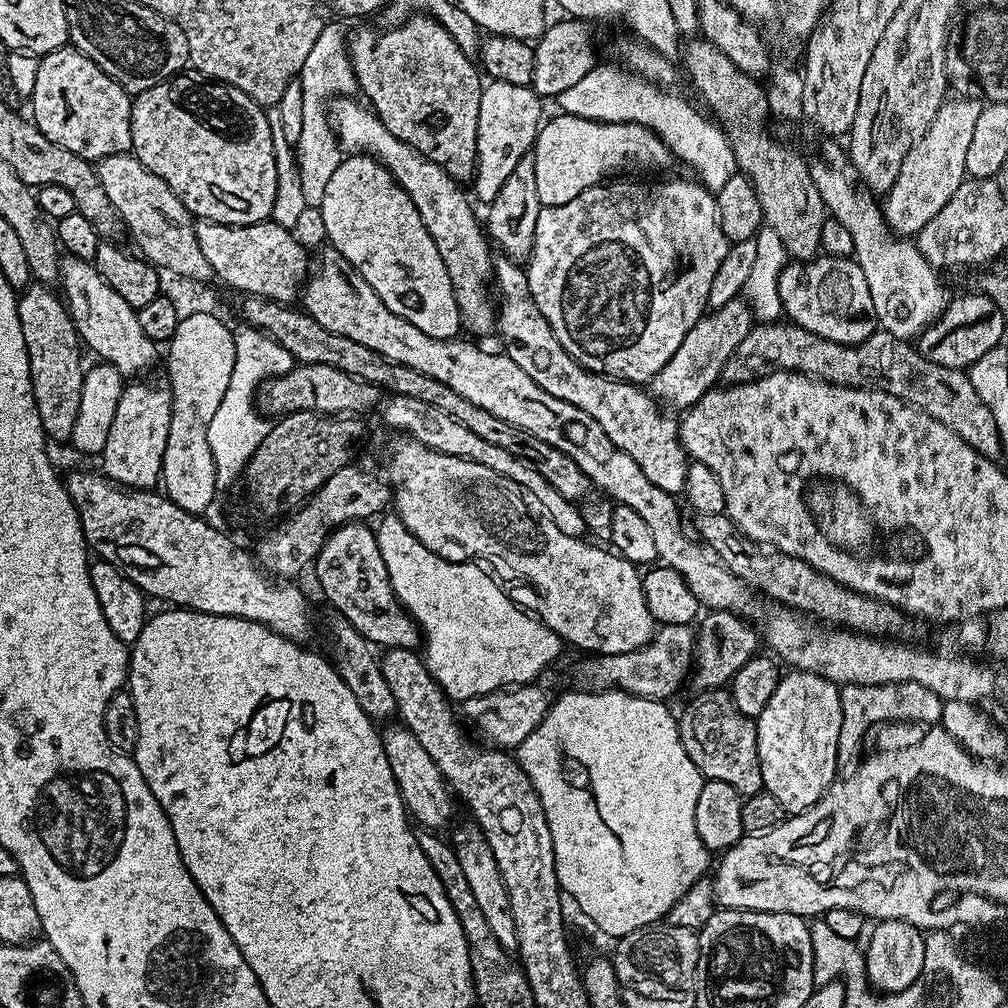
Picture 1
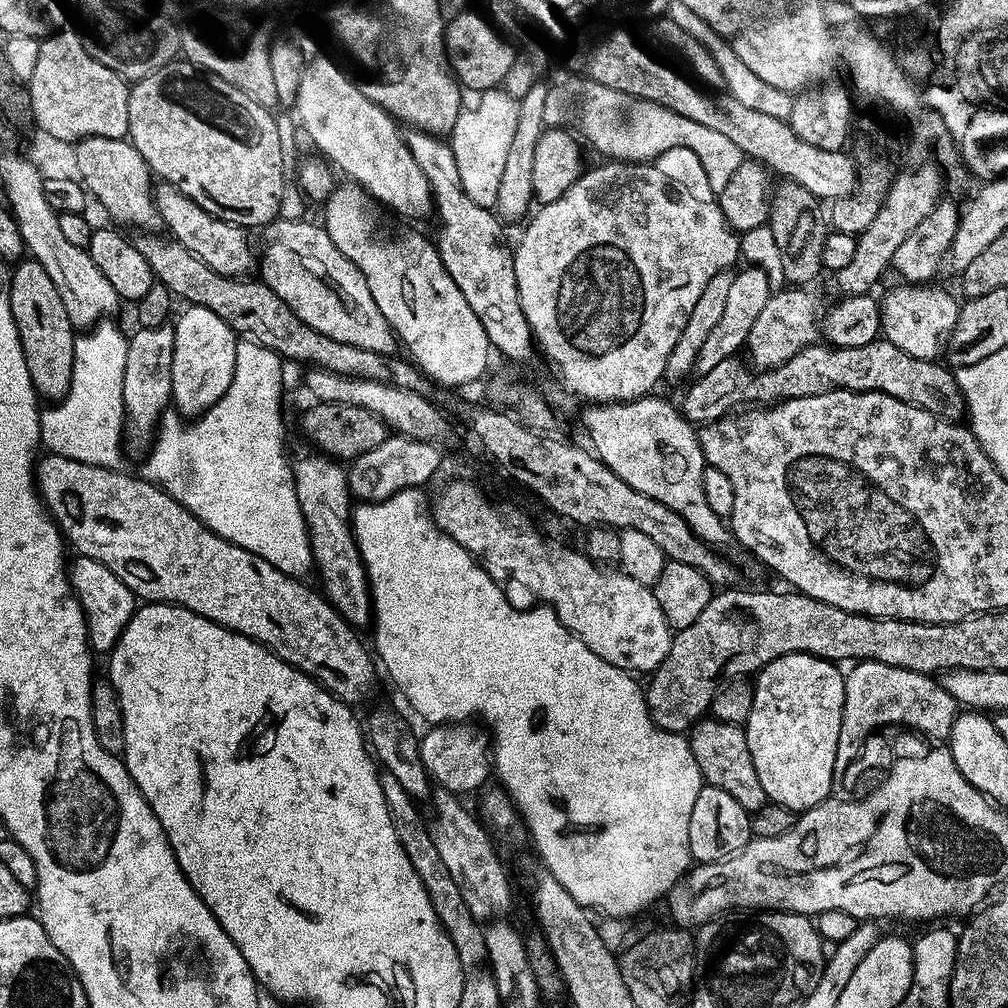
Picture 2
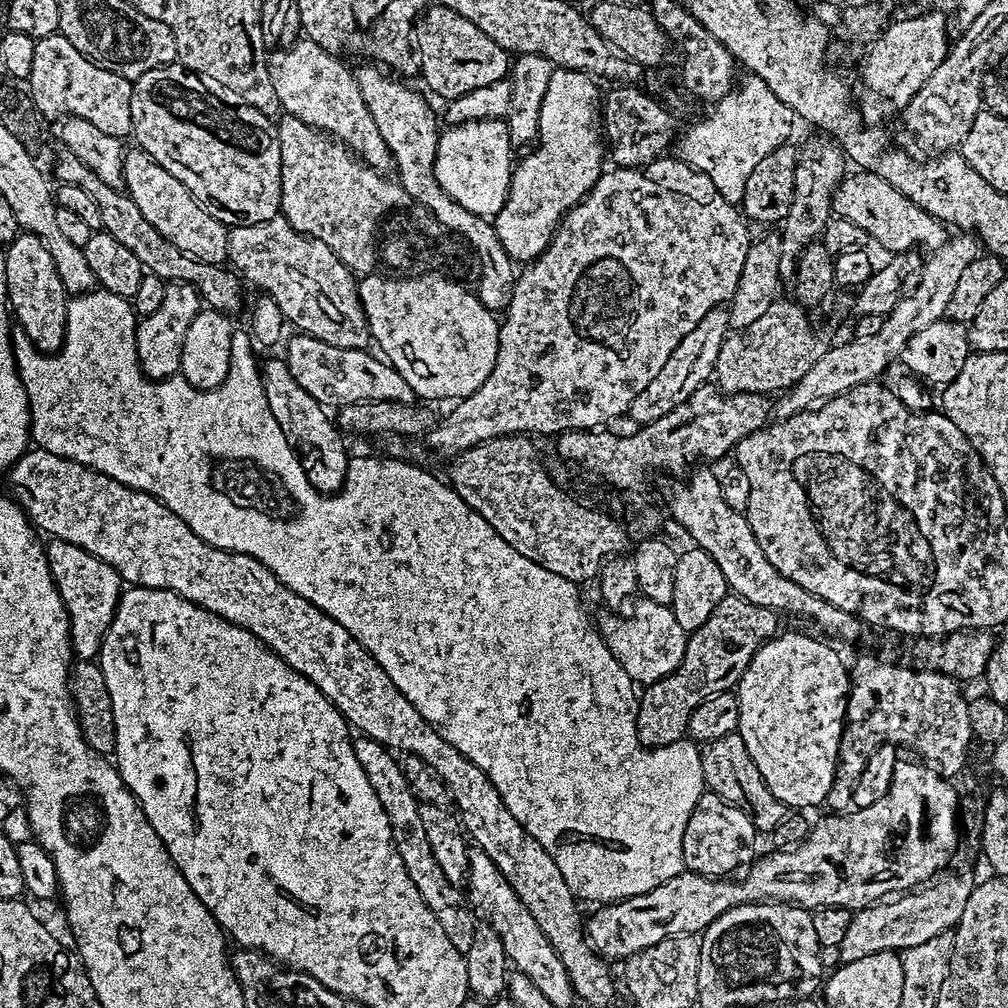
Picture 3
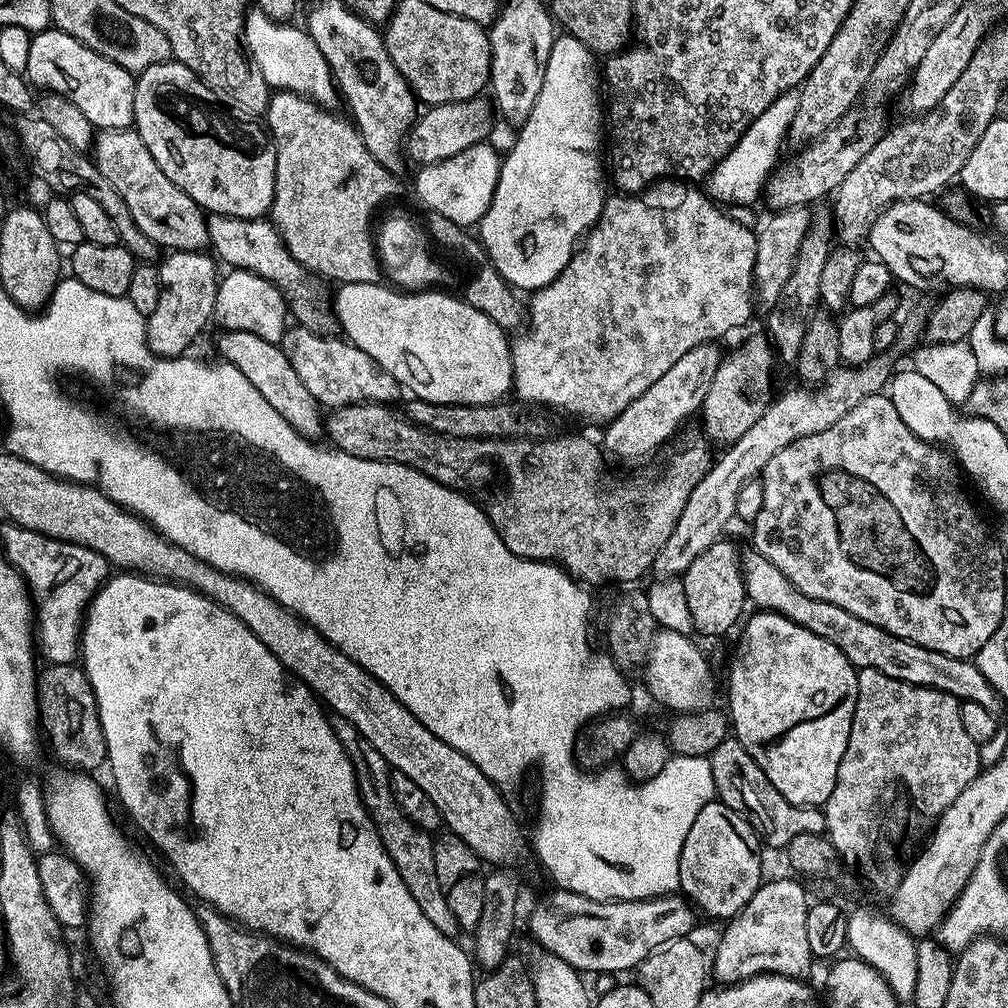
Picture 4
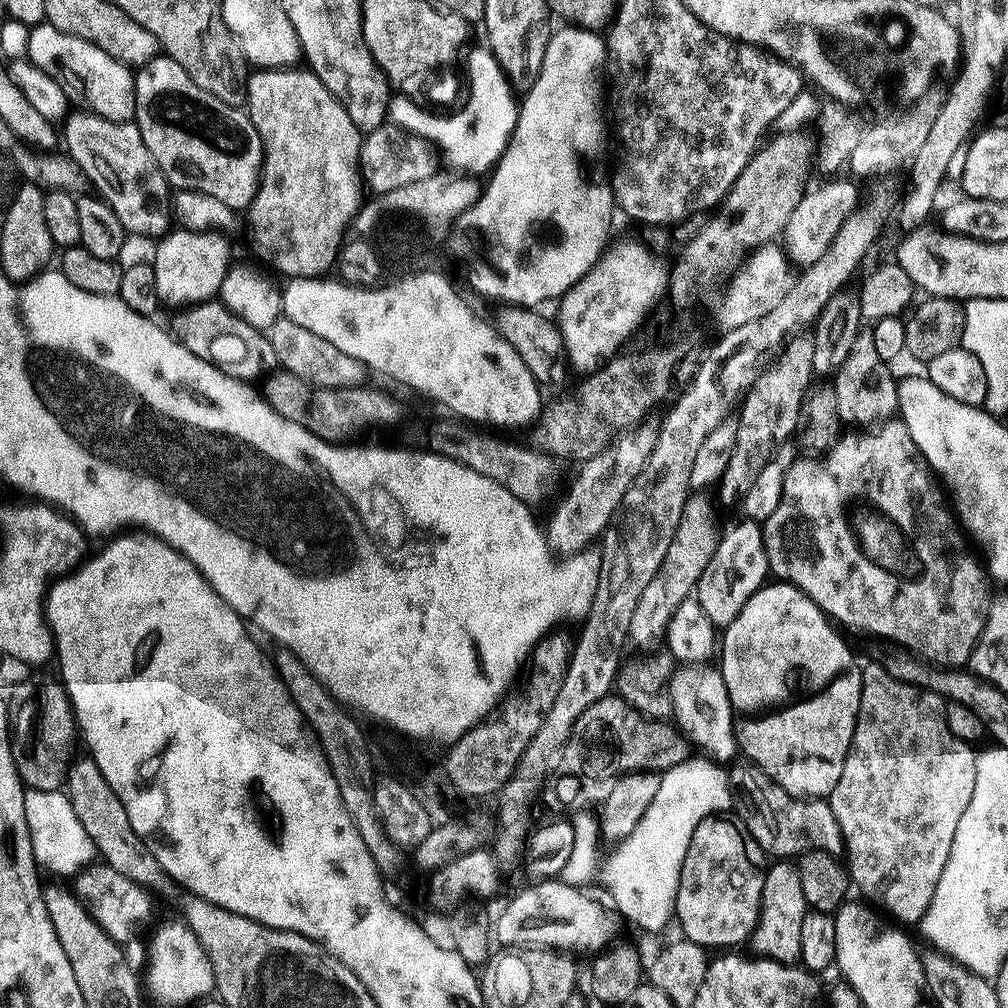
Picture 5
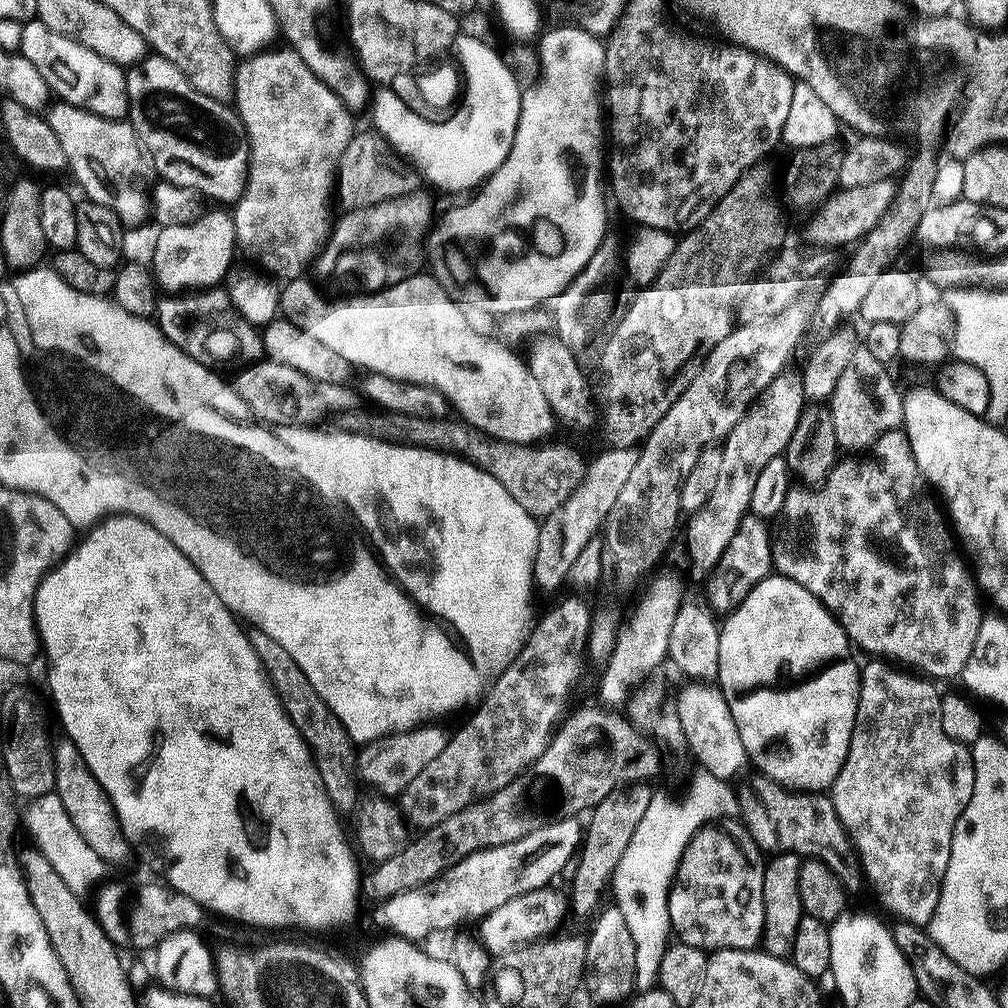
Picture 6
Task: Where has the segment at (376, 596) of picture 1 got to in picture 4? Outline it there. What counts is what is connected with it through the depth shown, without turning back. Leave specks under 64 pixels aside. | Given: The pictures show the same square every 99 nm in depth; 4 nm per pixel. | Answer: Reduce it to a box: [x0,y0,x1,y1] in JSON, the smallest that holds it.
[216,330,321,438]

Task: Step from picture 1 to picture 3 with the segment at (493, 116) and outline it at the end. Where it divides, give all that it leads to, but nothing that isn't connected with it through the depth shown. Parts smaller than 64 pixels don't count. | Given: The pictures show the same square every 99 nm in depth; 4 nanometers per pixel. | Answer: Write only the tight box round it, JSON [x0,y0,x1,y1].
[436,119,514,218]

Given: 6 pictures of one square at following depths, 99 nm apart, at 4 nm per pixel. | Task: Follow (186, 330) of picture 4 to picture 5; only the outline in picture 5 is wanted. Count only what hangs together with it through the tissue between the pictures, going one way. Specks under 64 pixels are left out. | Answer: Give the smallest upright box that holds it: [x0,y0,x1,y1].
[150,230,230,309]

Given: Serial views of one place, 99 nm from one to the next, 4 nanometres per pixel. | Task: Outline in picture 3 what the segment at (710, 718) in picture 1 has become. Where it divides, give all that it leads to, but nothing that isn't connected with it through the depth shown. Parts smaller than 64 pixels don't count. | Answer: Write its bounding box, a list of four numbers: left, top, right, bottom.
[700,731,786,834]

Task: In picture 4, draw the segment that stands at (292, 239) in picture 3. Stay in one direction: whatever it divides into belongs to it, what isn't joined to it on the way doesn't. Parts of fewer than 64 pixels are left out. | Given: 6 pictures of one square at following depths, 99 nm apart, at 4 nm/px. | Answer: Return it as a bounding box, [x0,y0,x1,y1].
[206,215,337,334]

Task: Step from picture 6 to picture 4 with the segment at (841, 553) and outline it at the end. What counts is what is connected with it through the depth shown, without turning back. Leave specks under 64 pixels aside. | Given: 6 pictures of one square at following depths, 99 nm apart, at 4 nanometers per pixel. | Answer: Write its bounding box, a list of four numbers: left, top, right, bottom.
[751,394,1006,660]

